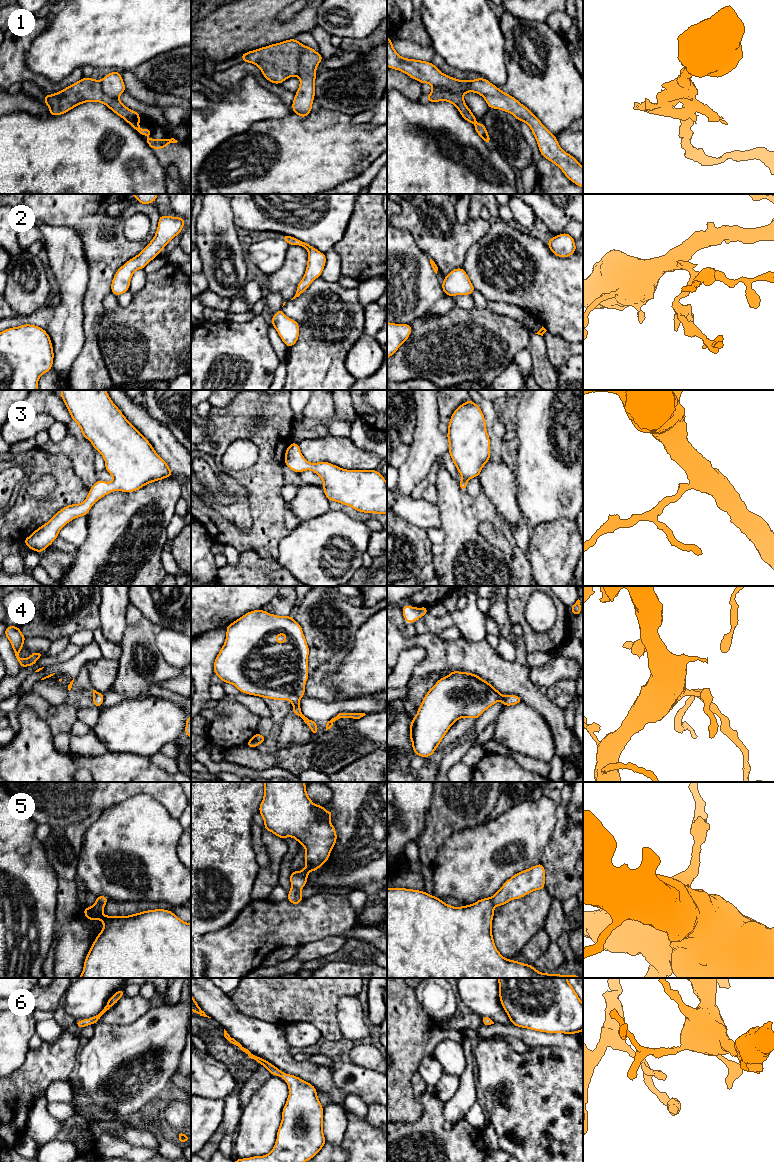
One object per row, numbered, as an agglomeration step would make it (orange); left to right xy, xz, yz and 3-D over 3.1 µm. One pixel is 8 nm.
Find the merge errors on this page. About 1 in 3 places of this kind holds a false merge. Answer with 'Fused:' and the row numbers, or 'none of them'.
Fused: 1

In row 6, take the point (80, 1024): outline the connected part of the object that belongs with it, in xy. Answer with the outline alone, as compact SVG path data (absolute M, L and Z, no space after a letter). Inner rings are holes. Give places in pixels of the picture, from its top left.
M120 989L120 990L116 991L116 993L108 999L106 1006L104 1007L104 1009L98 1015L93 1016L89 1019L83 1019L83 1020L79 1020L79 1021L75 1021L75 1024L80 1029L88 1026L89 1024L95 1025L98 1022L98 1020L100 1019L100 1017L107 1010L109 1010L113 1005L115 1005L123 995L125 995L124 989Z

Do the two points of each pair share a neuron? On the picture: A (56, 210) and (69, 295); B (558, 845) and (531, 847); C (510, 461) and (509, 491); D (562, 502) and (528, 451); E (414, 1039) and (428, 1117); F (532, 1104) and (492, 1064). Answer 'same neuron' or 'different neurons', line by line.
A: different neurons
B: different neurons
C: different neurons
D: same neuron
E: different neurons
F: same neuron

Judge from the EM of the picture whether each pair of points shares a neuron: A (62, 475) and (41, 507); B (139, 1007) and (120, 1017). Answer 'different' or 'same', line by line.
A: same
B: same

